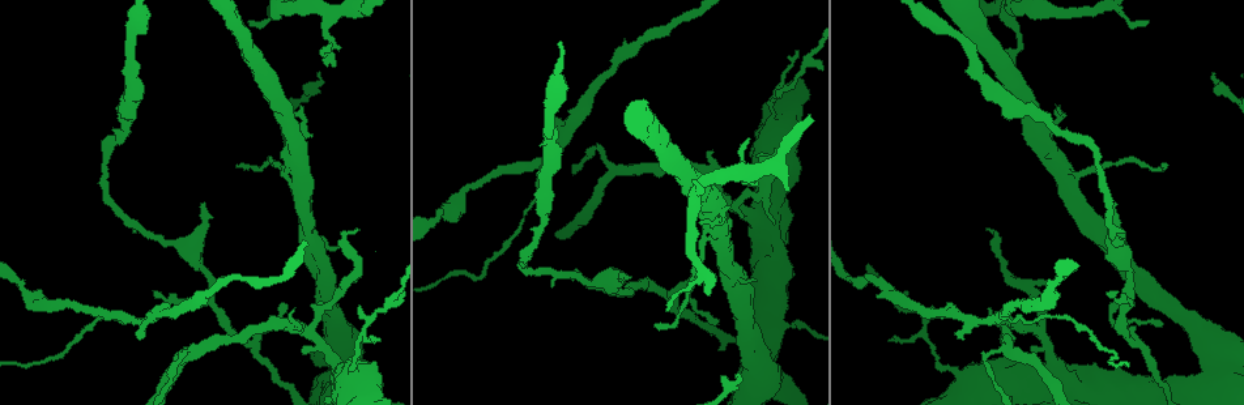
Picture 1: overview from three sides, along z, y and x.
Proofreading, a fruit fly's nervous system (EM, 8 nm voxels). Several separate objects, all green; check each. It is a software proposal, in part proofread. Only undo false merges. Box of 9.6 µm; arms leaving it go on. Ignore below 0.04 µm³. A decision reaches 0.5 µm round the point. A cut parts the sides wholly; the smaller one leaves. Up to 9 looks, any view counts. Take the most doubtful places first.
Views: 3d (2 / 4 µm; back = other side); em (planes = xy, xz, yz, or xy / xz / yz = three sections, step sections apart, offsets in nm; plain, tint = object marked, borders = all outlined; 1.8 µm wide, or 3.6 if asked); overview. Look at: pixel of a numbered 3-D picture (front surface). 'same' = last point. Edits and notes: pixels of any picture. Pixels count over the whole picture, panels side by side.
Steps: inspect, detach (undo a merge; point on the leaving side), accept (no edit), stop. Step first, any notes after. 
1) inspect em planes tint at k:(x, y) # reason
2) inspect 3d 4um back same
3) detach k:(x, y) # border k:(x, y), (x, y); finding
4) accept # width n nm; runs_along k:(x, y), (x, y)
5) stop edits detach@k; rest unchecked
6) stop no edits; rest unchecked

inspect em 3.6um planes tint at 1:(1207, 384)

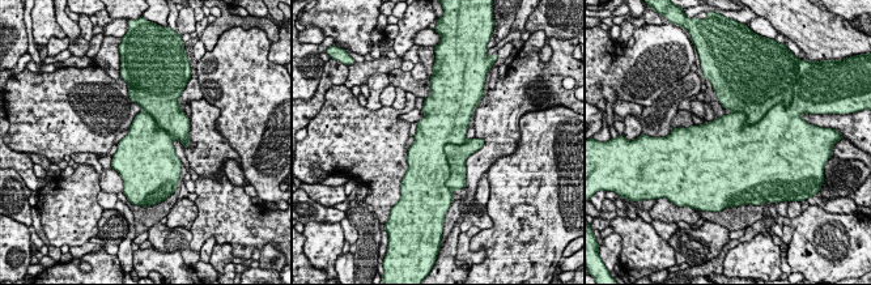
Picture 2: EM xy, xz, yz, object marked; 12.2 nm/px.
detach 2:(457, 154) # border 2:(467, 140), (445, 147), (445, 183); a second cell is stuck on

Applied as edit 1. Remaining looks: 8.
inspect 3d 4um at 1:(117, 315) # branch point

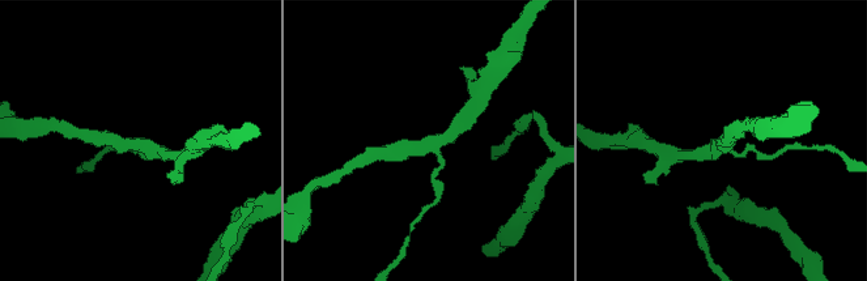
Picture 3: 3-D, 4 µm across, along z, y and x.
inspect em xz step 4 tint at 3:(428, 147) # need the tissue

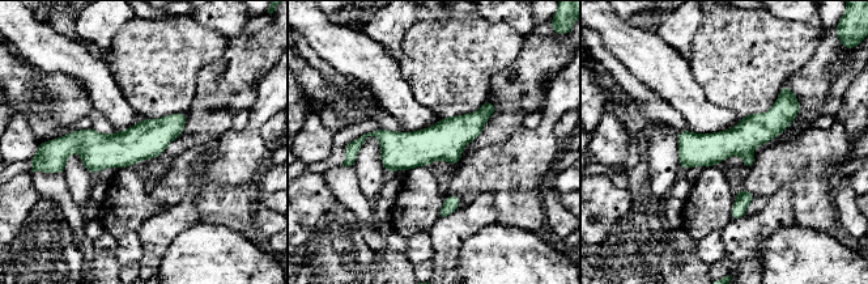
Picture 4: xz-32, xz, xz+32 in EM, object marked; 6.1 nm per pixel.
inspect em planes borders same # cut it another way

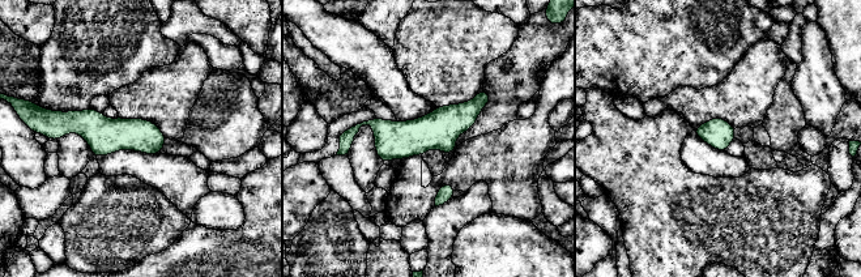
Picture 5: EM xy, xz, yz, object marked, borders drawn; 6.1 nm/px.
accept # runs_along 5:(486, 98), (435, 131), (362, 123), (350, 132); all the same cell

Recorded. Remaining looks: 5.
inspect em planes borders at 1:(728, 200) # three arms meet

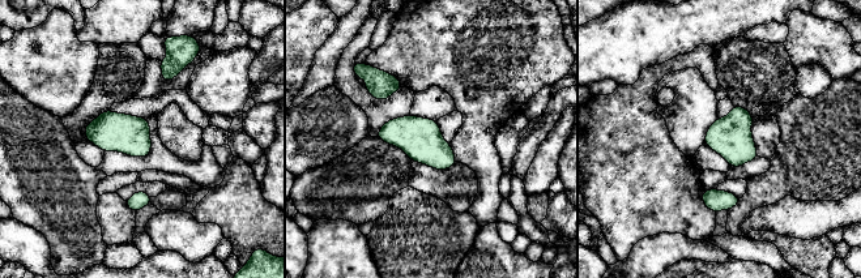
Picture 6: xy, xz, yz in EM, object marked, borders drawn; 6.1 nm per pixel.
accept # continuous, no second cell

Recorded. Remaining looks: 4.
inspect em yz step 4 tint at 1:(951, 367) # thick turns thin

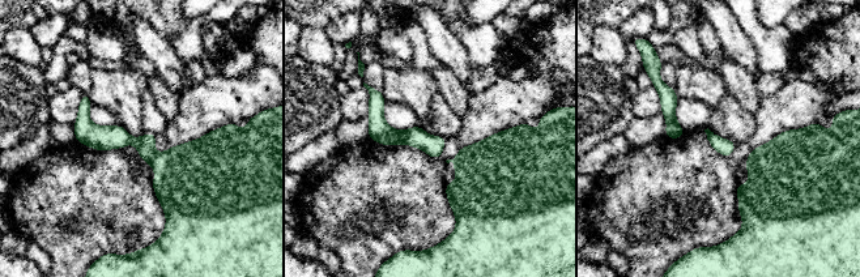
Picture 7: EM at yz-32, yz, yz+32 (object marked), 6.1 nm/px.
inspect em planes tint same # another direction

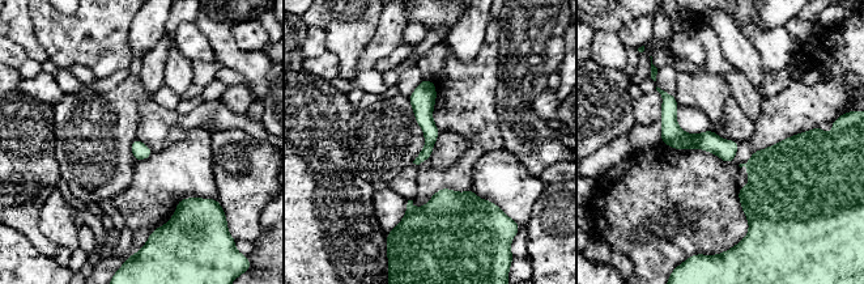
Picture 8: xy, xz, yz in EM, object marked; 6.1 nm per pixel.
accept # runs_along 8:(665, 96), (685, 140), (730, 159); continuous, no second cell

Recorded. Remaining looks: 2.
stop edits detach@2; rest unchecked

